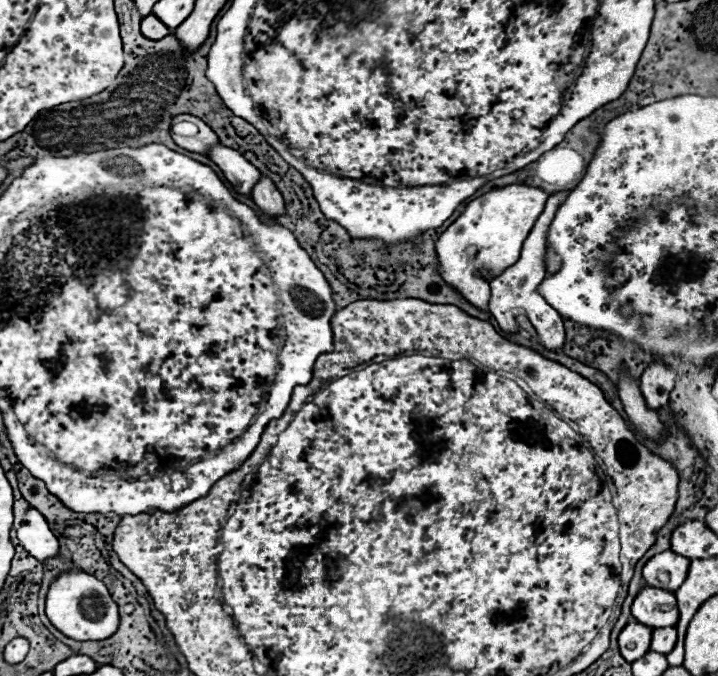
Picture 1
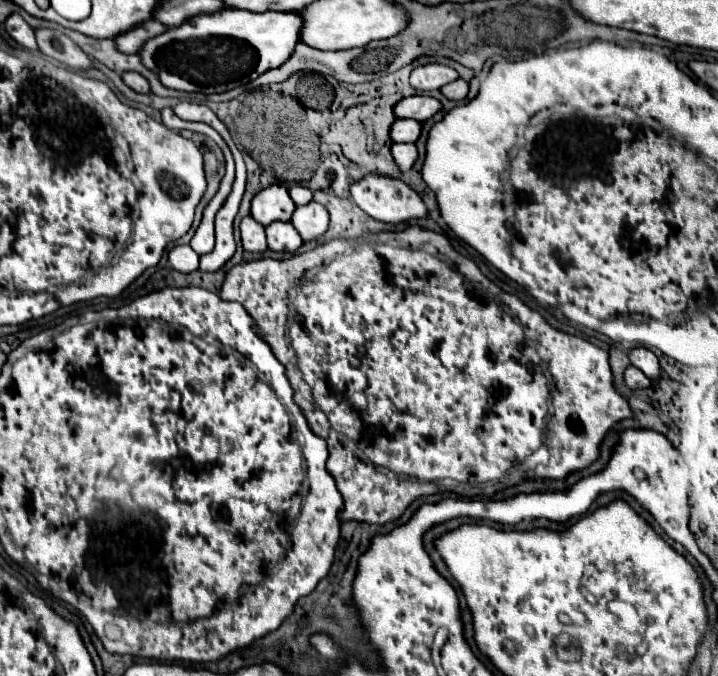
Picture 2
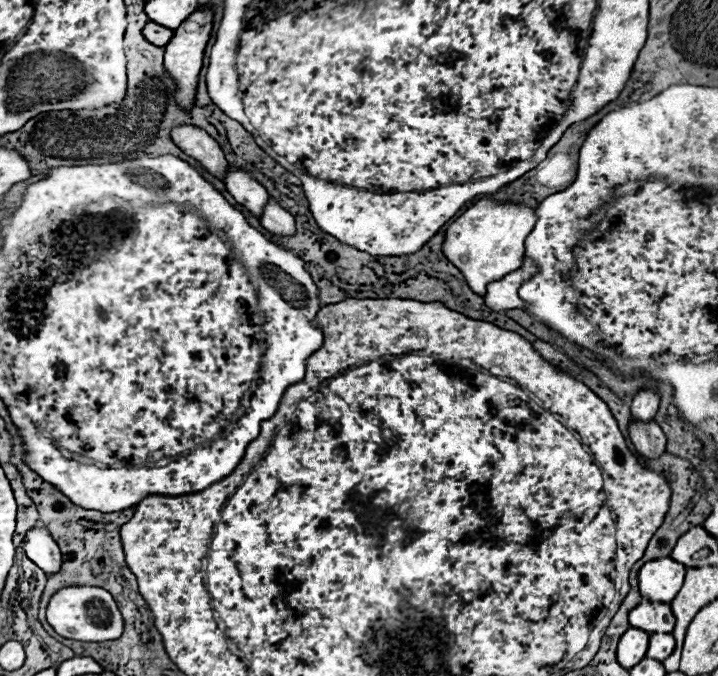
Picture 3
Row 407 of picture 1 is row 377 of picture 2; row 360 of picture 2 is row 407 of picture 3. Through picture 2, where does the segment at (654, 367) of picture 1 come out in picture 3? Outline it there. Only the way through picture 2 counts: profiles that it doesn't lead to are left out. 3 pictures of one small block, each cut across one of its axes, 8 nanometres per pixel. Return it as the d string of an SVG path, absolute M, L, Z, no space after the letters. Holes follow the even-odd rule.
M644 388L644 390L640 390L634 396L630 410L632 410L632 416L634 418L644 420L644 422L650 422L656 416L658 406L660 406L660 394L658 394L658 390Z

